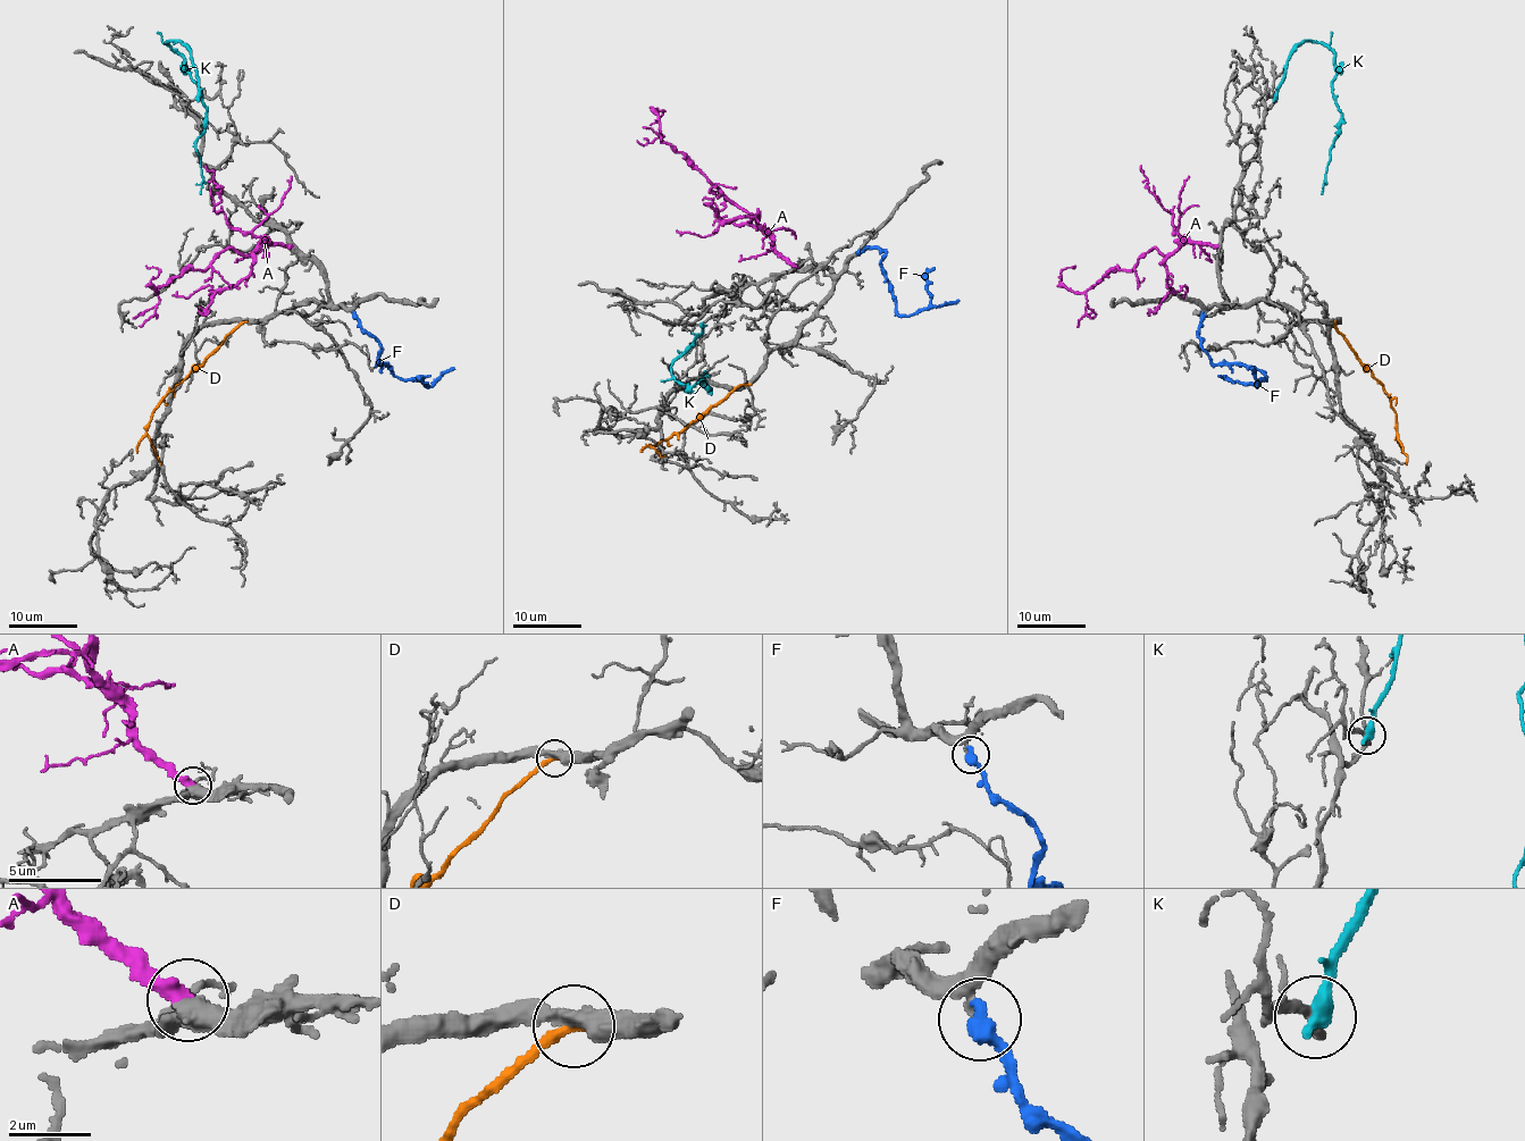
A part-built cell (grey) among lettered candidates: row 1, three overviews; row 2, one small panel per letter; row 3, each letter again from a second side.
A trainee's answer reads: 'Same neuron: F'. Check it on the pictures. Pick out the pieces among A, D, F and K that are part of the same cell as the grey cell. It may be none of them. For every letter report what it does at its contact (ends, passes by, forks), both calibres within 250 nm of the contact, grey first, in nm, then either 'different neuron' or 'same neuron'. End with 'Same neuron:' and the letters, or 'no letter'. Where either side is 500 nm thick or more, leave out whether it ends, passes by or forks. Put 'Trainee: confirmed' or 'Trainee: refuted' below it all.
A: it ends | 400/420 nm | same neuron
D: it ends | 420/260 nm | different neuron
F: it ends | 240/480 nm | different neuron
K: it ends | 170/480 nm | different neuron
Same neuron: A
Trainee: refuted

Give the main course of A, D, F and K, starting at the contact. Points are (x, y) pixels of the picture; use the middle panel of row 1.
A: (796, 266), (790, 266), (776, 250), (773, 238), (754, 219), (661, 139), (654, 109), (663, 110), (650, 124)
D: (750, 385), (737, 385), (680, 431), (651, 447), (664, 455)
F: (859, 253), (866, 249), (884, 253), (880, 262), (896, 311), (905, 316), (929, 305), (927, 273), (933, 268)
K: (701, 325), (703, 332), (671, 366), (671, 375), (690, 386), (704, 382), (710, 389), (700, 382), (704, 371)

